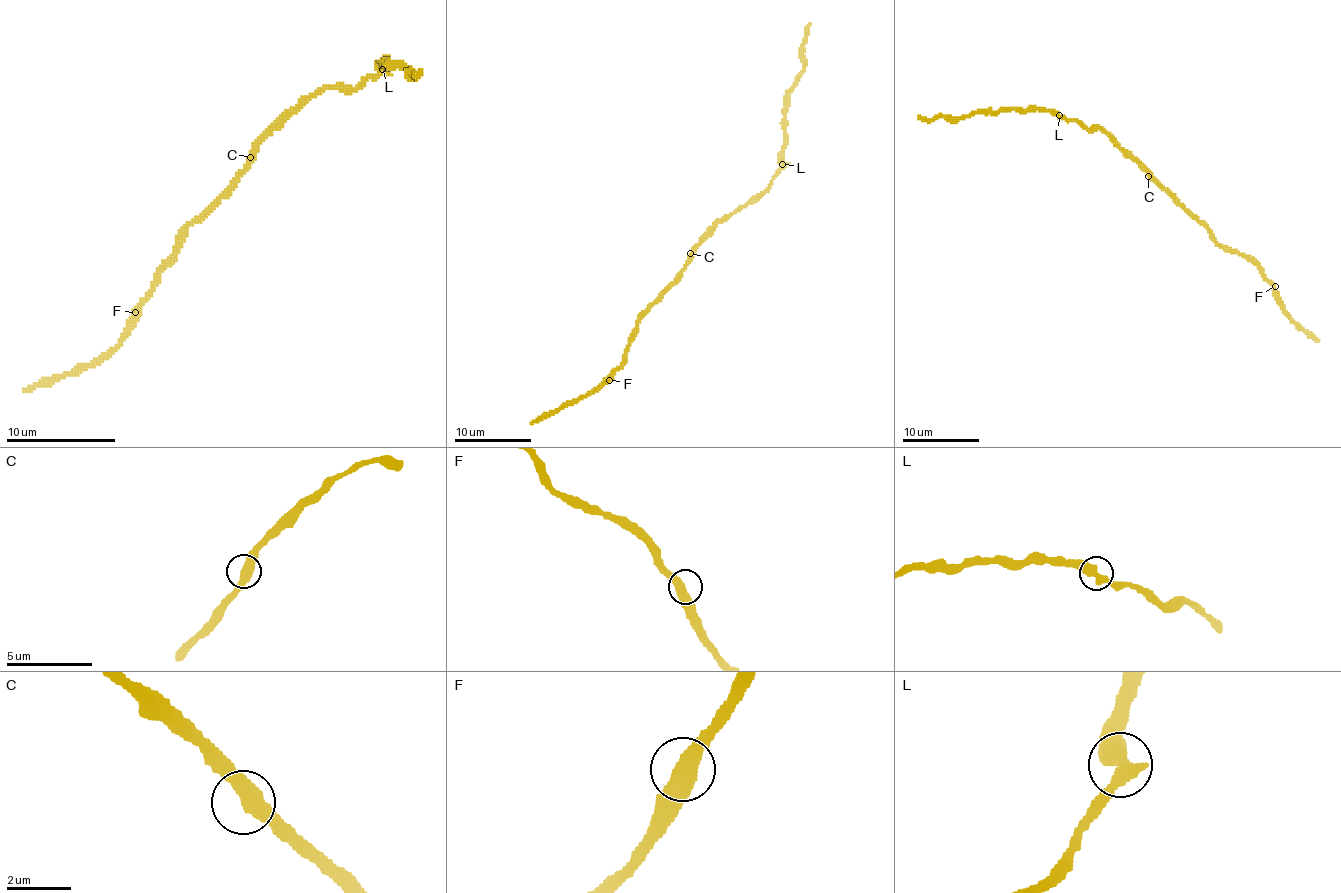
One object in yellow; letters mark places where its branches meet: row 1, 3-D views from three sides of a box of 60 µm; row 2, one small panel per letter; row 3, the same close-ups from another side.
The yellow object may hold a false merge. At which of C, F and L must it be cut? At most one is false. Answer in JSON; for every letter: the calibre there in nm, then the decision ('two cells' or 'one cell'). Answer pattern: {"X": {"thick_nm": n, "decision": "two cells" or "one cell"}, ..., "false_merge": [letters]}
{"C": {"thick_nm": 480, "decision": "one cell"}, "F": {"thick_nm": 500, "decision": "one cell"}, "L": {"thick_nm": 500, "decision": "two cells"}, "false_merge": ["L"]}

